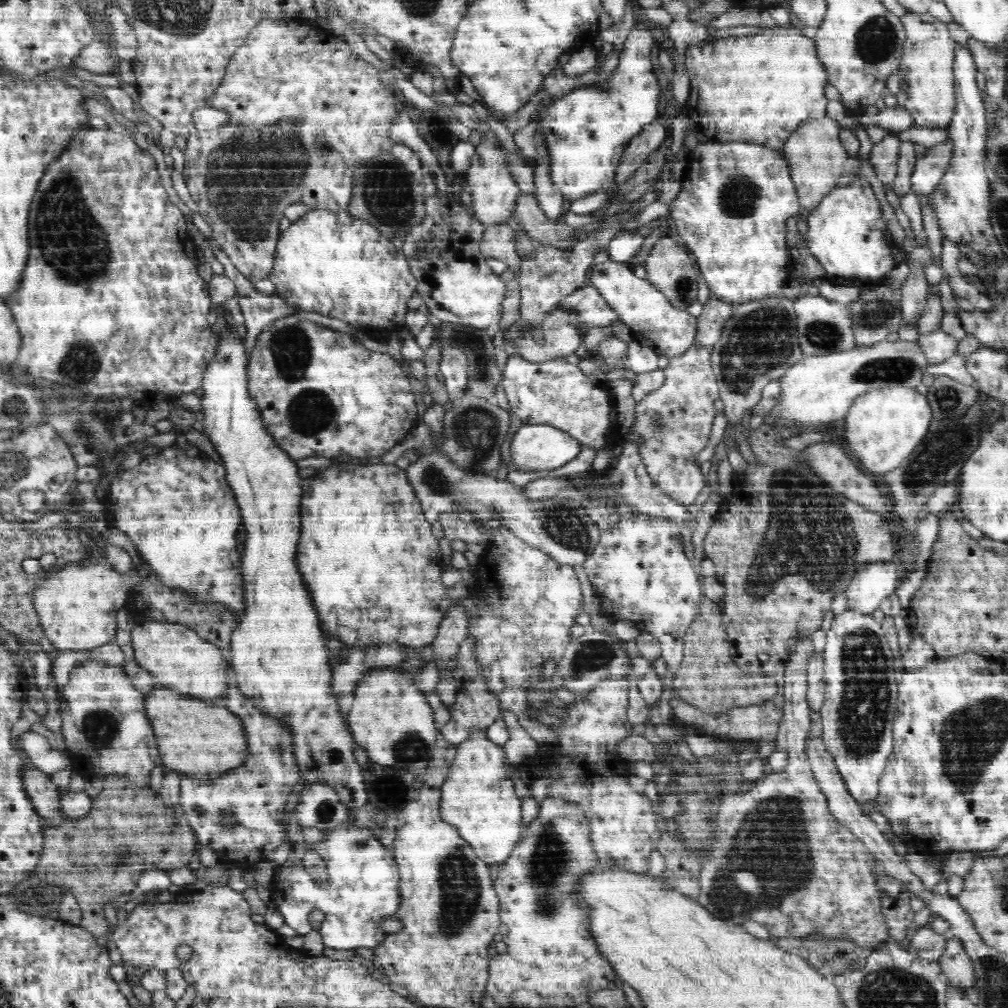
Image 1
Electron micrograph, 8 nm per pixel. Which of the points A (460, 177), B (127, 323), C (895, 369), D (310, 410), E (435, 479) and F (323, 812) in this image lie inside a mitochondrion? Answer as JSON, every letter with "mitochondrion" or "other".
{"A":"other","B":"other","C":"mitochondrion","D":"mitochondrion","E":"mitochondrion","F":"mitochondrion"}

